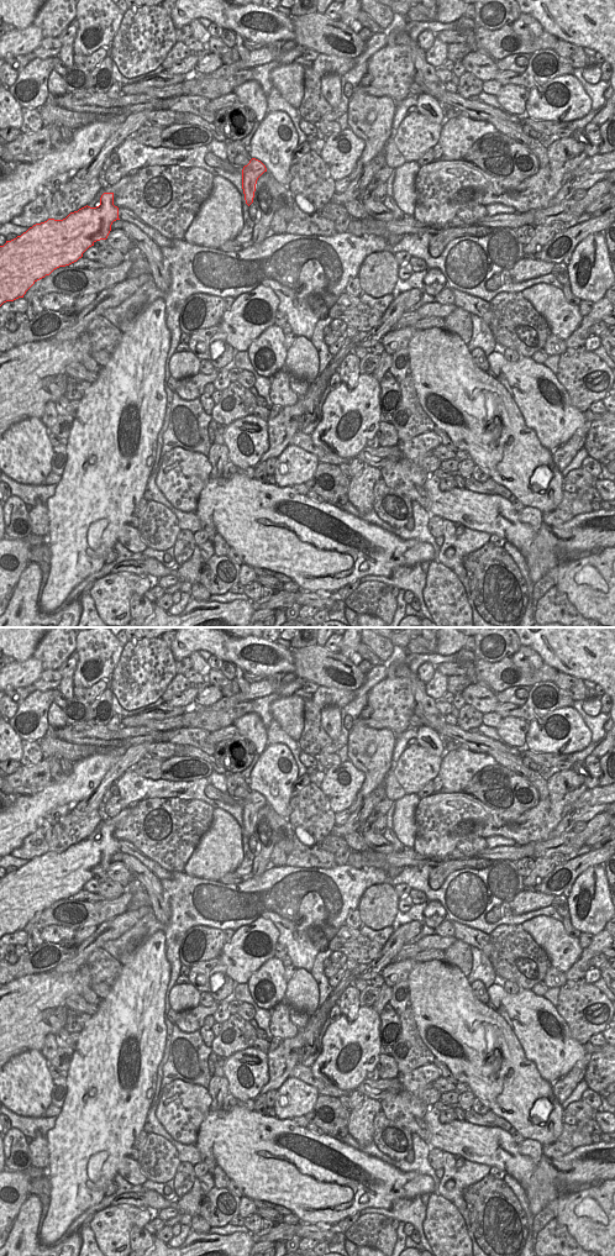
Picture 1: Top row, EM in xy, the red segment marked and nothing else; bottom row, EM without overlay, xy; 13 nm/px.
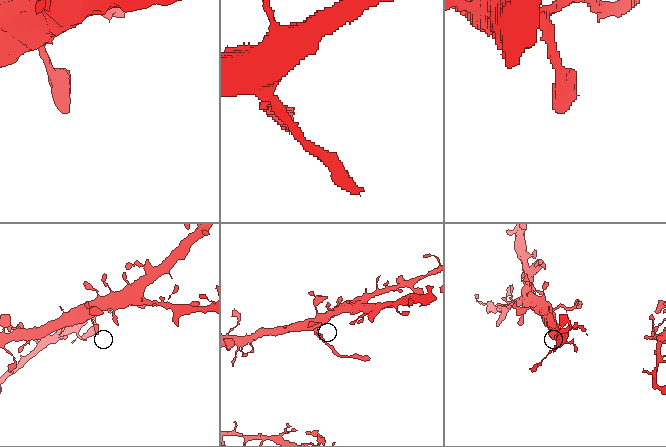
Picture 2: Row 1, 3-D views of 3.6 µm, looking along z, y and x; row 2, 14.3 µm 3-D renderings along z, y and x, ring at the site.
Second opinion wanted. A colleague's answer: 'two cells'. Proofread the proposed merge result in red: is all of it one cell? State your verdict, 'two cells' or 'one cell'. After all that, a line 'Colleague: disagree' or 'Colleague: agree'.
two cells
Colleague: agree

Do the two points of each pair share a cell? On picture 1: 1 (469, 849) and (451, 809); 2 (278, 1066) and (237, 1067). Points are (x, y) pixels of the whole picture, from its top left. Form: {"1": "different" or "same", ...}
{"1": "different", "2": "different"}

